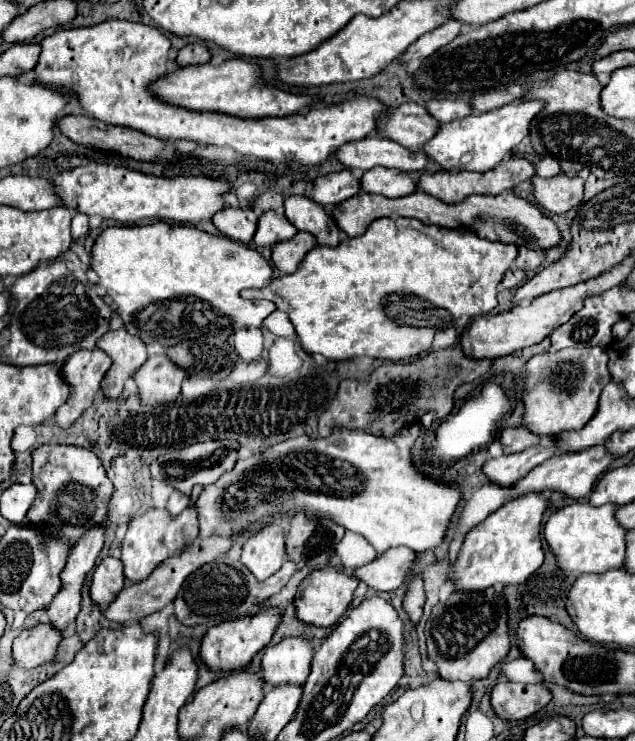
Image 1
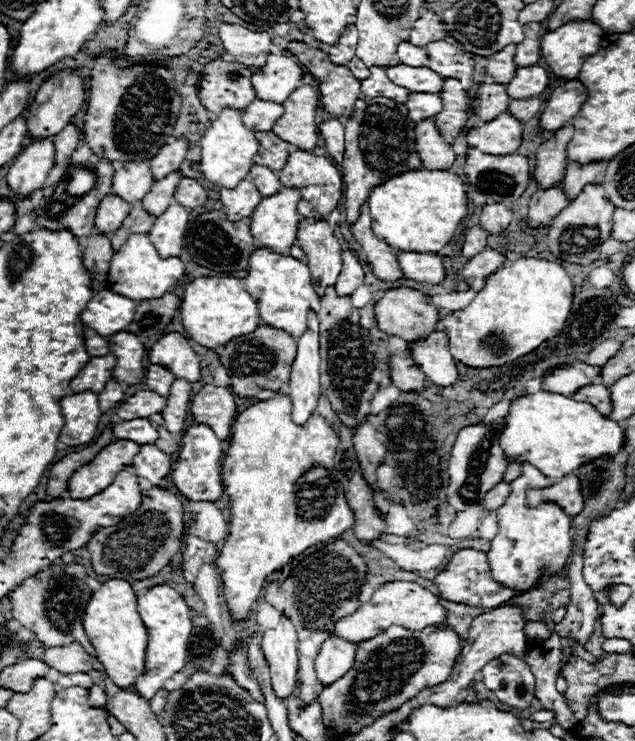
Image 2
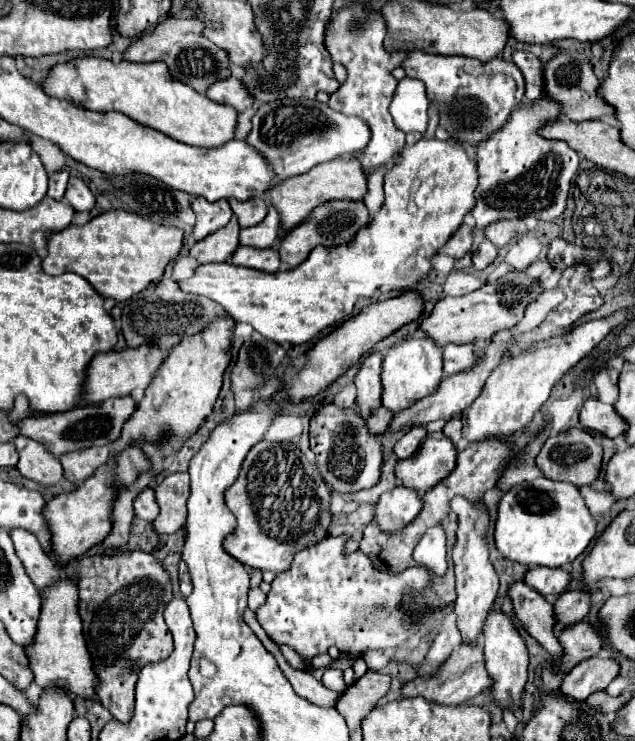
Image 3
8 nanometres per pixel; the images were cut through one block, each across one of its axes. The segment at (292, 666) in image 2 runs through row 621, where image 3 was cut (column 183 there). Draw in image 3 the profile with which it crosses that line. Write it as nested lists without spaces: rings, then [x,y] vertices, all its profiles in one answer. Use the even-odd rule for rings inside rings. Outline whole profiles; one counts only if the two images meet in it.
[[[436,138],[420,140],[412,146],[404,146],[400,156],[402,160],[384,176],[386,200],[380,212],[370,220],[368,226],[360,228],[360,232],[348,244],[340,244],[336,248],[316,246],[300,266],[276,274],[234,266],[230,262],[204,264],[194,272],[192,278],[180,280],[180,288],[184,292],[208,296],[210,300],[218,302],[236,322],[252,324],[256,332],[278,344],[310,342],[324,328],[350,318],[356,300],[374,298],[382,286],[388,286],[398,292],[414,290],[416,284],[432,272],[430,258],[434,258],[440,252],[440,248],[452,238],[452,232],[460,228],[462,218],[476,206],[474,190],[478,184],[478,174],[476,162],[468,158],[460,142],[450,144],[446,140]]]

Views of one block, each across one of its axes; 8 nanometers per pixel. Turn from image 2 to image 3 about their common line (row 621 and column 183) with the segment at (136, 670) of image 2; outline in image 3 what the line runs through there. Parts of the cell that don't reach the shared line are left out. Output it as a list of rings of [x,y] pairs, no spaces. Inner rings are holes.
[[[80,56],[52,66],[40,86],[52,98],[88,106],[96,112],[122,112],[132,120],[168,134],[184,144],[214,148],[234,136],[236,110],[224,104],[216,104],[204,94],[198,94],[180,80],[172,78],[164,62],[134,64],[120,60],[114,64],[106,58]]]

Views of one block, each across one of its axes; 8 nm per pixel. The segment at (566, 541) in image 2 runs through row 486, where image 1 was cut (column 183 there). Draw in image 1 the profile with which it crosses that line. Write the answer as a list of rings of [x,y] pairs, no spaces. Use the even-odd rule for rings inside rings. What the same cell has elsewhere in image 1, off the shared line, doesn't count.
[[[194,506],[186,508],[178,516],[172,516],[168,510],[146,510],[144,514],[134,516],[122,540],[120,560],[124,564],[124,576],[132,582],[140,582],[148,578],[156,566],[160,566],[172,554],[180,552],[188,542],[192,542],[198,536],[198,532],[200,532],[198,512],[194,510]]]

